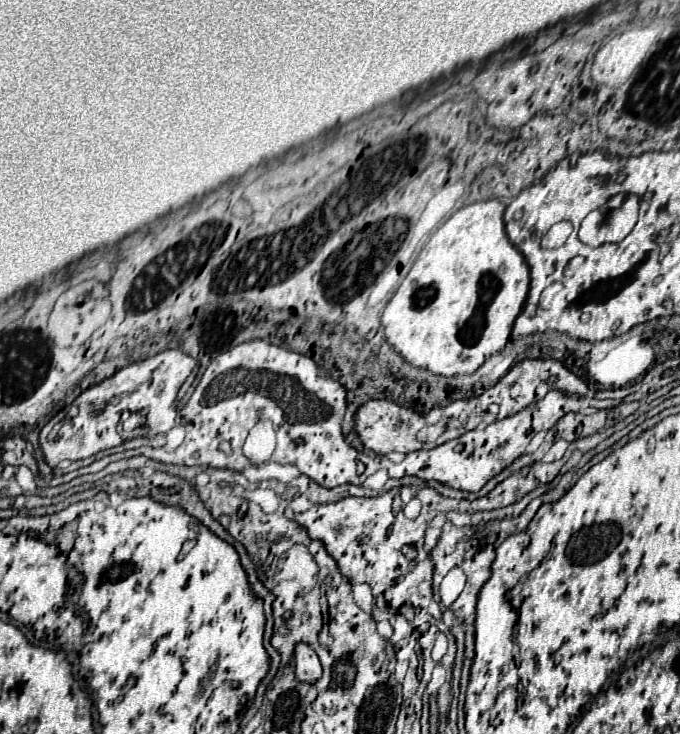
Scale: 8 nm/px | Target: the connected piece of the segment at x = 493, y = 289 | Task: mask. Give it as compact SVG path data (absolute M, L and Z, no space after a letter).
M502 200L462 206L432 234L412 270L386 304L382 314L386 340L408 364L440 376L472 374L486 358L506 346L514 320L526 300L530 276L526 260L506 236L504 210L506 204Z

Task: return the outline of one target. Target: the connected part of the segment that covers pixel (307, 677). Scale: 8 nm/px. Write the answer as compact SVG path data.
M296 644L296 648L294 648L294 666L296 666L296 678L300 682L314 684L322 676L320 660L308 644Z

